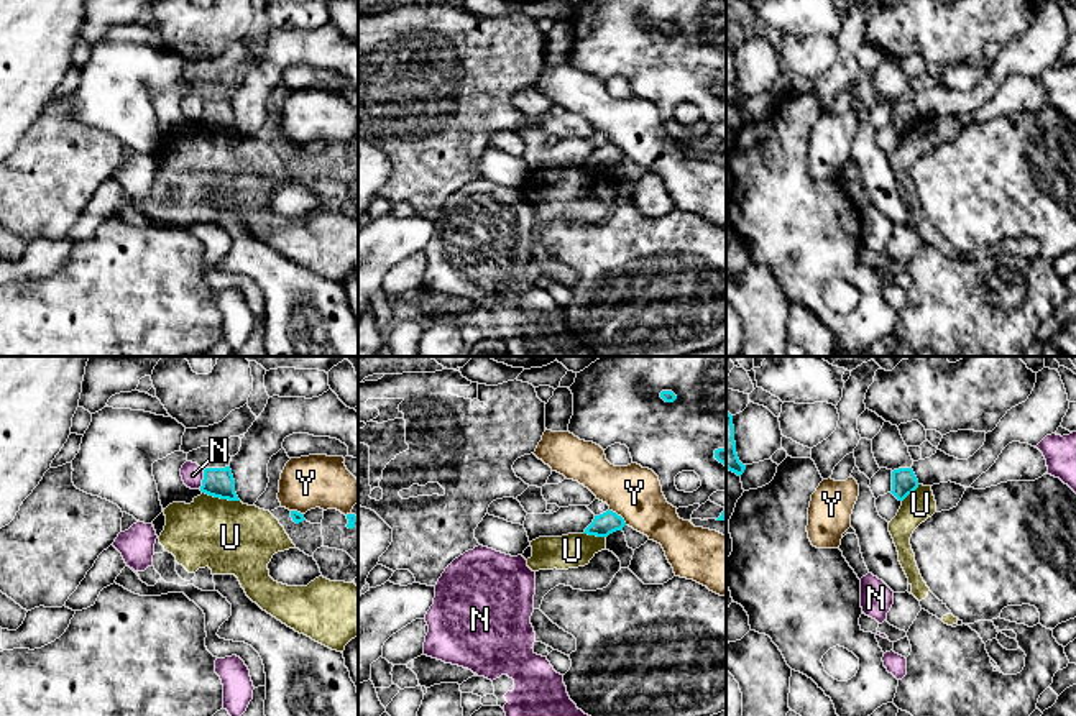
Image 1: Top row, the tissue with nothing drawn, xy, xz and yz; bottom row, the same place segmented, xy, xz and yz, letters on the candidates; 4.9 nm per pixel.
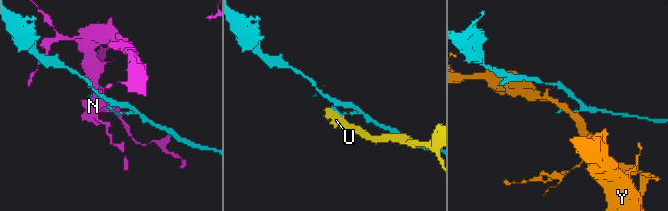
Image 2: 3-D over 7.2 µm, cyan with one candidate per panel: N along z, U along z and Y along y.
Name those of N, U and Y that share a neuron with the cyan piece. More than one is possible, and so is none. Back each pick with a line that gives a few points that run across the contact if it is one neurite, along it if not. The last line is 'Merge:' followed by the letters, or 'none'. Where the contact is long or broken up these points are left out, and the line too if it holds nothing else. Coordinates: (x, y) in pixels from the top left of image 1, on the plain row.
Merge: none

